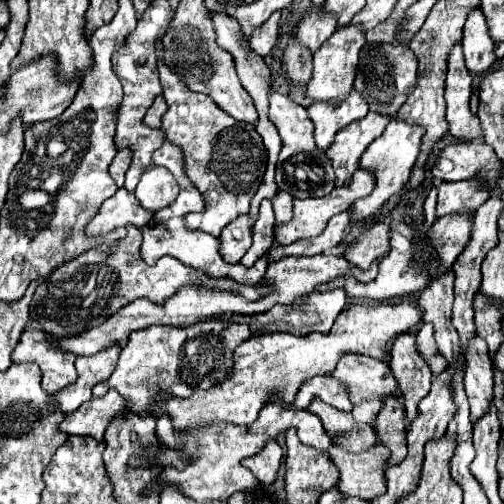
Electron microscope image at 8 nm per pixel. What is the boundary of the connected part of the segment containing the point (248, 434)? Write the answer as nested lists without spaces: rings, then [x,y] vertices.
[[[268,403],[268,405],[264,405],[260,409],[258,419],[252,425],[238,427],[238,425],[230,425],[230,423],[216,423],[212,427],[202,427],[196,433],[176,433],[172,429],[170,417],[162,415],[160,419],[156,419],[156,435],[164,441],[164,445],[178,447],[180,451],[190,453],[190,455],[196,457],[184,469],[166,467],[162,471],[162,479],[168,485],[174,485],[174,483],[180,485],[184,495],[188,495],[196,501],[208,501],[208,499],[226,501],[232,493],[252,489],[258,483],[258,479],[252,475],[252,471],[242,467],[240,461],[248,455],[258,453],[266,445],[266,441],[276,439],[288,427],[298,427],[298,437],[304,445],[310,445],[310,447],[320,449],[320,451],[326,451],[332,445],[332,437],[328,437],[328,433],[324,431],[322,421],[320,421],[318,415],[314,415],[310,411],[296,409],[296,407],[286,405],[286,403]]]

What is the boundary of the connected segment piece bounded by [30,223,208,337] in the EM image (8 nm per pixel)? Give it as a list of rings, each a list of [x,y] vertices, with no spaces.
[[[128,223],[128,235],[114,247],[94,247],[80,257],[60,265],[52,271],[48,279],[44,279],[32,297],[30,317],[42,325],[42,329],[54,337],[72,337],[84,333],[108,319],[112,311],[122,309],[134,299],[146,297],[152,303],[164,303],[168,295],[174,295],[184,283],[202,283],[208,279],[204,271],[192,271],[192,267],[184,267],[184,263],[162,257],[154,267],[146,265],[140,259],[140,239],[142,233]]]

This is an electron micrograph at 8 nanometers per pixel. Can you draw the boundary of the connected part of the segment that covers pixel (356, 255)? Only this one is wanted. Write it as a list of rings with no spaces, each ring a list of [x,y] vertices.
[[[378,221],[362,233],[362,239],[348,245],[344,257],[356,267],[370,269],[374,261],[380,261],[388,253],[390,253],[390,225]]]

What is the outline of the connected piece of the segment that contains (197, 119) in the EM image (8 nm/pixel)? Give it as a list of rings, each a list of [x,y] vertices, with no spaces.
[[[162,39],[156,41],[156,57],[160,83],[164,87],[164,99],[168,111],[162,117],[162,131],[166,137],[184,149],[186,173],[204,197],[204,211],[184,215],[184,225],[190,231],[204,231],[212,237],[220,237],[220,231],[232,223],[236,217],[246,215],[250,209],[250,199],[260,185],[266,167],[266,149],[262,137],[248,123],[232,119],[226,111],[220,111],[212,99],[204,93],[194,93],[186,87],[182,79],[166,65]]]

